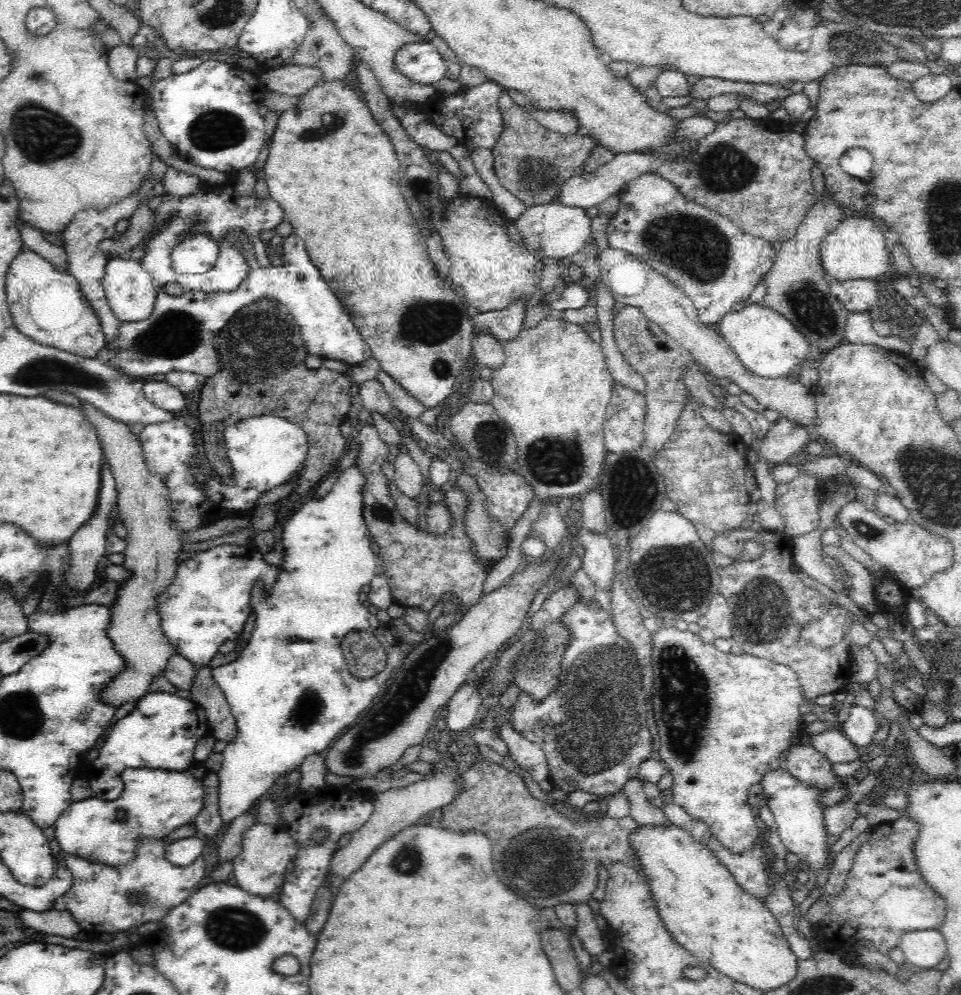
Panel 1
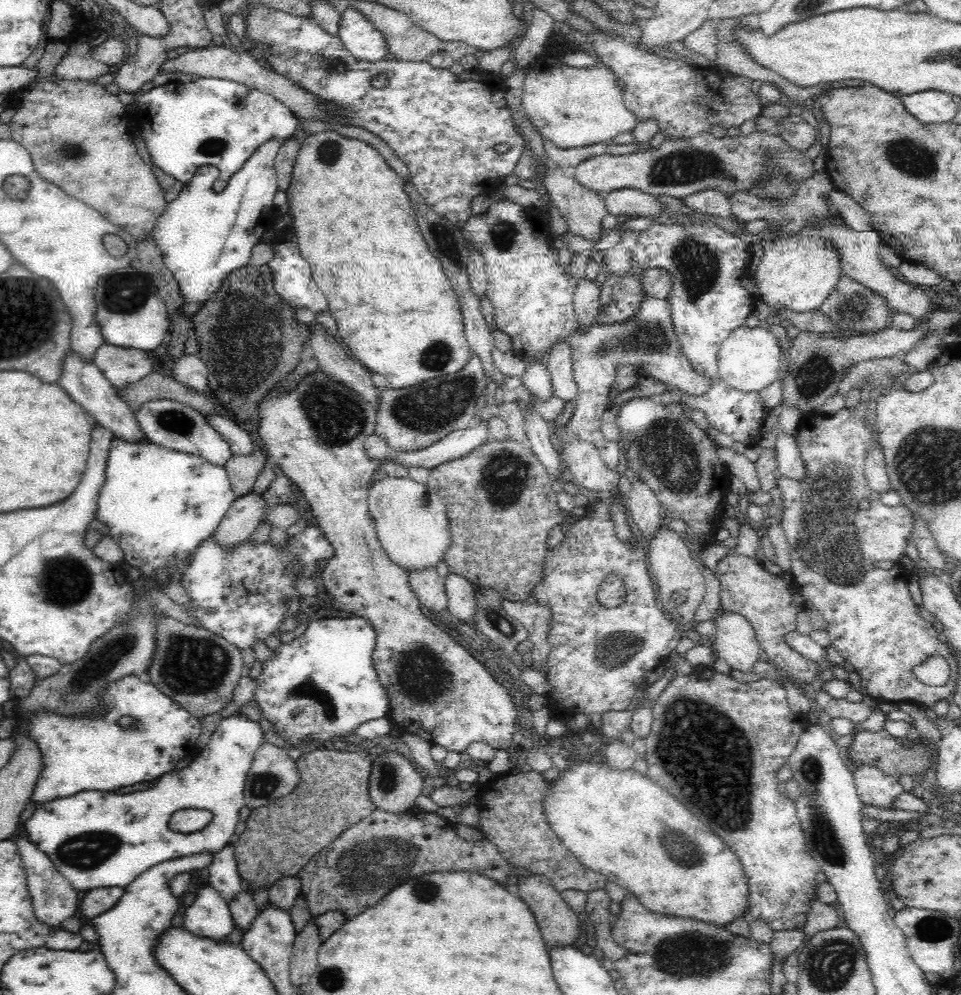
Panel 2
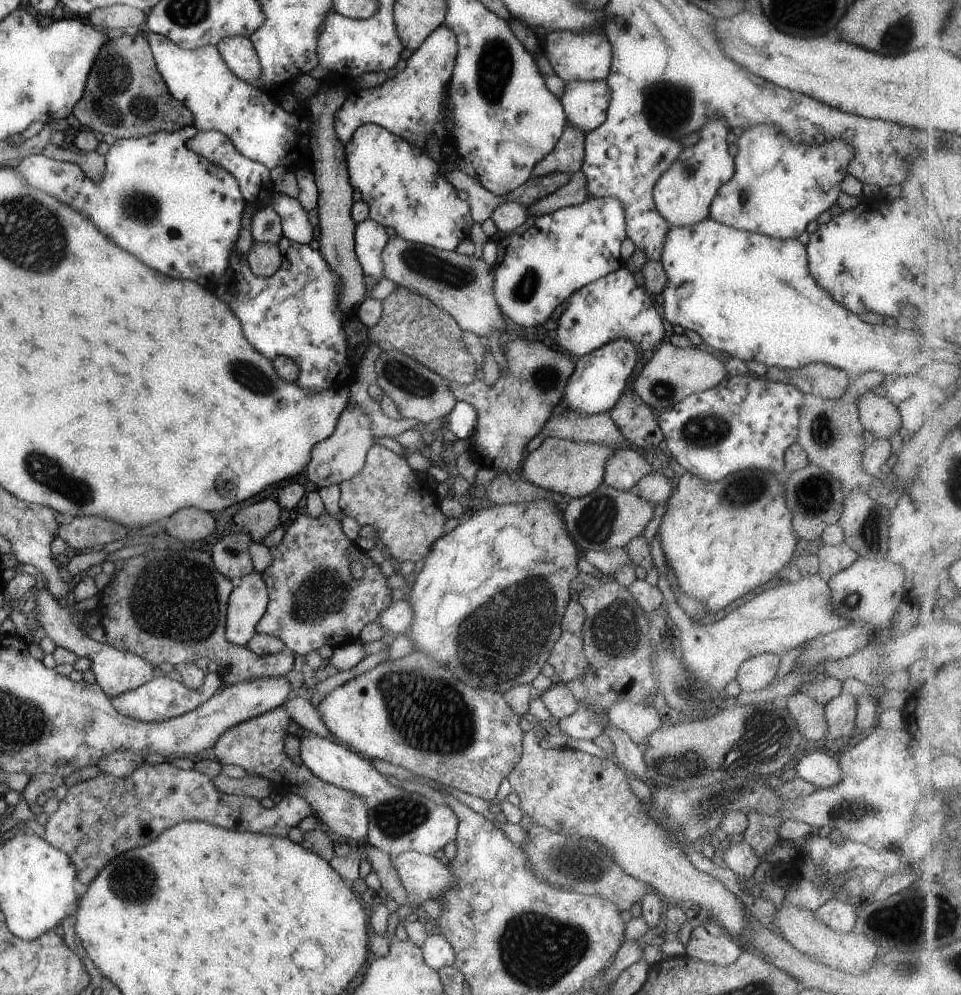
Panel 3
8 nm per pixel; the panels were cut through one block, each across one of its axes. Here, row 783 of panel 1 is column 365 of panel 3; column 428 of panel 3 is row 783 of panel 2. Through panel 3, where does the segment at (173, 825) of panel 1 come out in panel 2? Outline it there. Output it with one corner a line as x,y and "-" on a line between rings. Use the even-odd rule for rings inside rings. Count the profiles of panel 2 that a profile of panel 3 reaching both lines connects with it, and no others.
241,712
223,718
217,726
217,729
212,734
209,739
209,743
206,744
204,750
199,750
197,757
189,764
186,768
181,768
181,771
178,769
172,770
169,774
164,774
162,777
157,778
158,782
152,783
148,786
141,786
140,790
132,790
130,794
114,794
114,792
100,792
100,790
86,790
83,792
78,792
77,794
72,794
70,796
54,799
52,802
46,803
46,805
41,805
40,808
34,812
33,816
27,820
25,824
25,830
27,832
28,841
34,843
38,849
43,853
46,853
46,856
53,862
53,865
65,876
69,881
69,884
76,891
90,891
93,889
104,889
107,887
118,886
122,889
126,889
126,886
129,886
144,872
148,870
151,866
166,862
166,860
172,860
173,858
182,858
182,856
190,856
190,854
198,853
210,853
215,854
219,853
225,845
228,845
233,842
234,828
236,828
237,823
239,822
239,810
245,806
244,802
244,790
246,786
246,778
250,769
252,769
252,764
254,758
260,750
260,746
265,743
264,734
265,730
262,730
262,727
259,725
259,720
248,719
246,715
-
188,808
196,808
197,810
208,810
212,815
212,821
198,830
198,832
188,832
188,834
174,832
170,828
170,818
174,815
174,812
178,810
184,810

